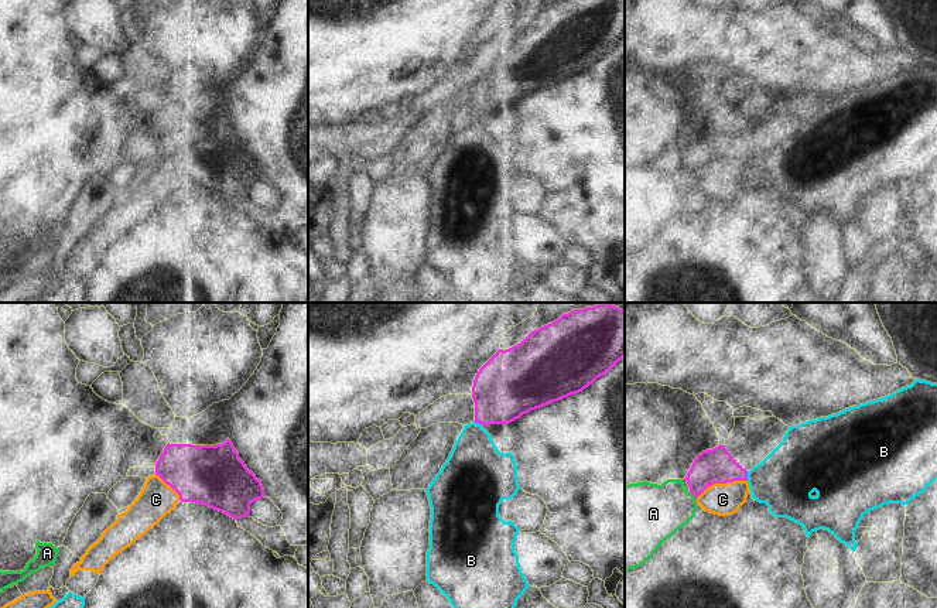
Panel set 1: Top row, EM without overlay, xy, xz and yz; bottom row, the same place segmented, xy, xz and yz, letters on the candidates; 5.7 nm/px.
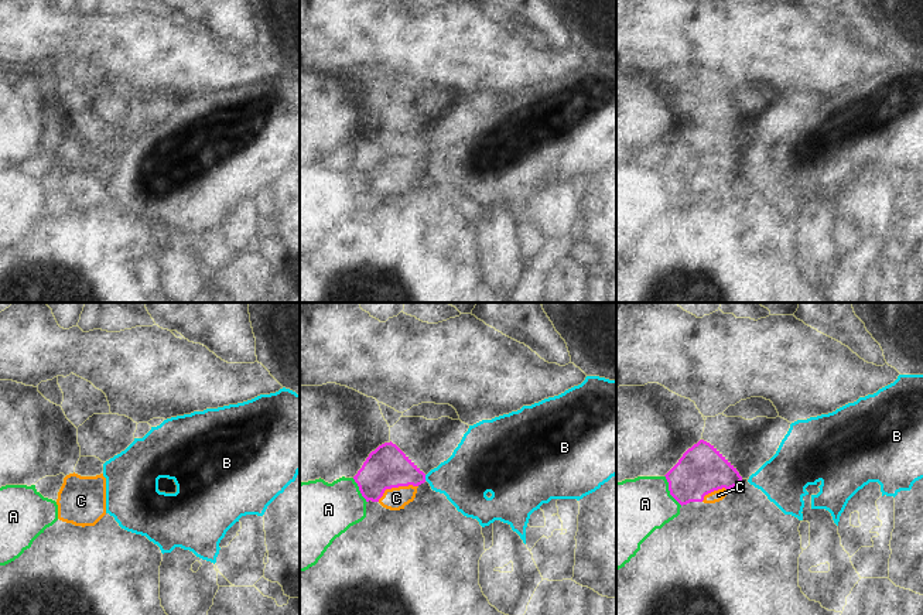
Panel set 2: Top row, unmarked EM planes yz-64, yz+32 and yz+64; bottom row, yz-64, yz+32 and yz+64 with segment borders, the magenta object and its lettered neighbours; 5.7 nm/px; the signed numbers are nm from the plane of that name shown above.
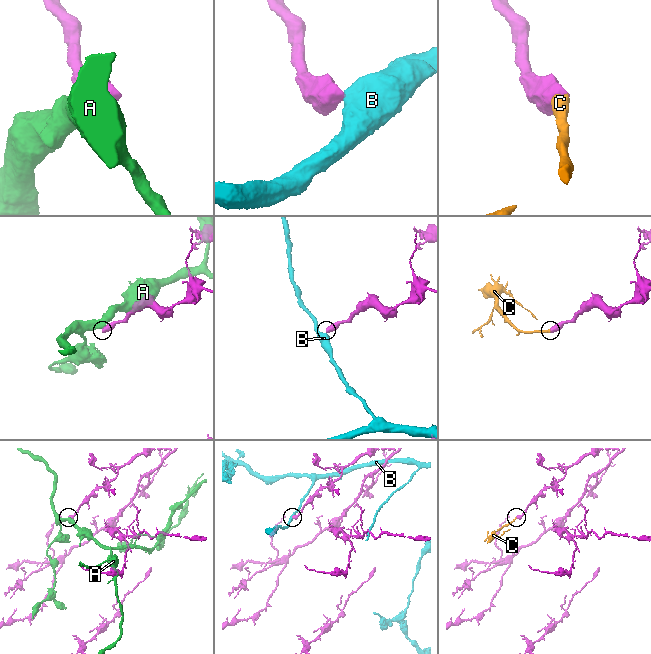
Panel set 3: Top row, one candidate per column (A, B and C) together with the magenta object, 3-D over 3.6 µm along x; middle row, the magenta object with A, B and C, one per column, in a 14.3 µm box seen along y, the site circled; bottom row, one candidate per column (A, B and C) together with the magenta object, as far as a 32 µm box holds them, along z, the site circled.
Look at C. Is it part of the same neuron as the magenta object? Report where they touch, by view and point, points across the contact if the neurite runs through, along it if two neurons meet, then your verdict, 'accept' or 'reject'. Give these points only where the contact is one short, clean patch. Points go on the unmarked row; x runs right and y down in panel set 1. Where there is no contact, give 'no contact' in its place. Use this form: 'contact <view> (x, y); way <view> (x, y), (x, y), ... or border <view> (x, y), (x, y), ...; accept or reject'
contact yz (721, 166); way yz (717, 149), (721, 166), (722, 183); accept

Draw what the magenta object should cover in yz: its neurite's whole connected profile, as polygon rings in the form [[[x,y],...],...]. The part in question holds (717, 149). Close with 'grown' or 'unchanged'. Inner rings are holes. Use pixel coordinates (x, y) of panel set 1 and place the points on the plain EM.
[[[721,127],[698,137],[684,164],[697,187],[719,199],[736,197],[750,175],[748,154]]]; grown

